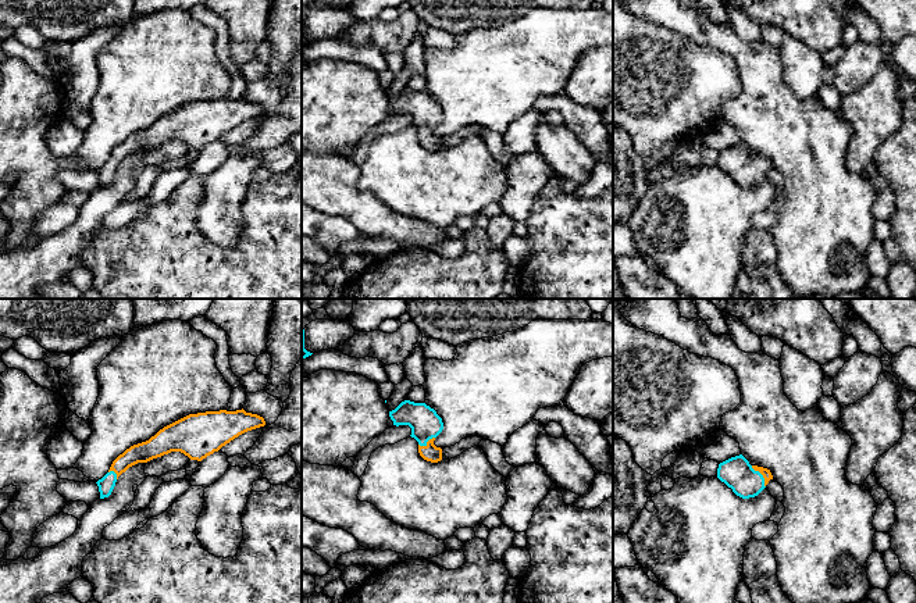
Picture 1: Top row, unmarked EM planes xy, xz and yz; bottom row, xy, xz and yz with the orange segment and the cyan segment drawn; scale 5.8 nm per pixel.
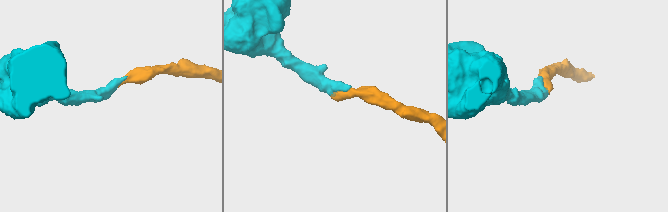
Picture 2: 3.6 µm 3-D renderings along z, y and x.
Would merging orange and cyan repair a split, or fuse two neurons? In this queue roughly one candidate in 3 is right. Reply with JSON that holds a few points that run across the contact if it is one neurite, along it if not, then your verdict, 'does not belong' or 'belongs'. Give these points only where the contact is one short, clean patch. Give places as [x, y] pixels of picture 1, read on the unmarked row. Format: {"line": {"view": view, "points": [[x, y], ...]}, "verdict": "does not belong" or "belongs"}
{"line": {"view": "yz", "points": [[766, 161], [762, 163], [737, 161]]}, "verdict": "belongs"}

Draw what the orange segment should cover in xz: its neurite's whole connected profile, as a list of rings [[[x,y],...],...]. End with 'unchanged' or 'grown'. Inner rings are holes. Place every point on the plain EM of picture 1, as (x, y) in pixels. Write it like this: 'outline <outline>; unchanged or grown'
outline [[[402,90],[389,100],[393,114],[409,114],[411,126],[418,131],[420,144],[431,151],[442,149],[442,138],[434,133],[435,126],[442,121],[443,111],[434,97],[425,92]]]; grown

